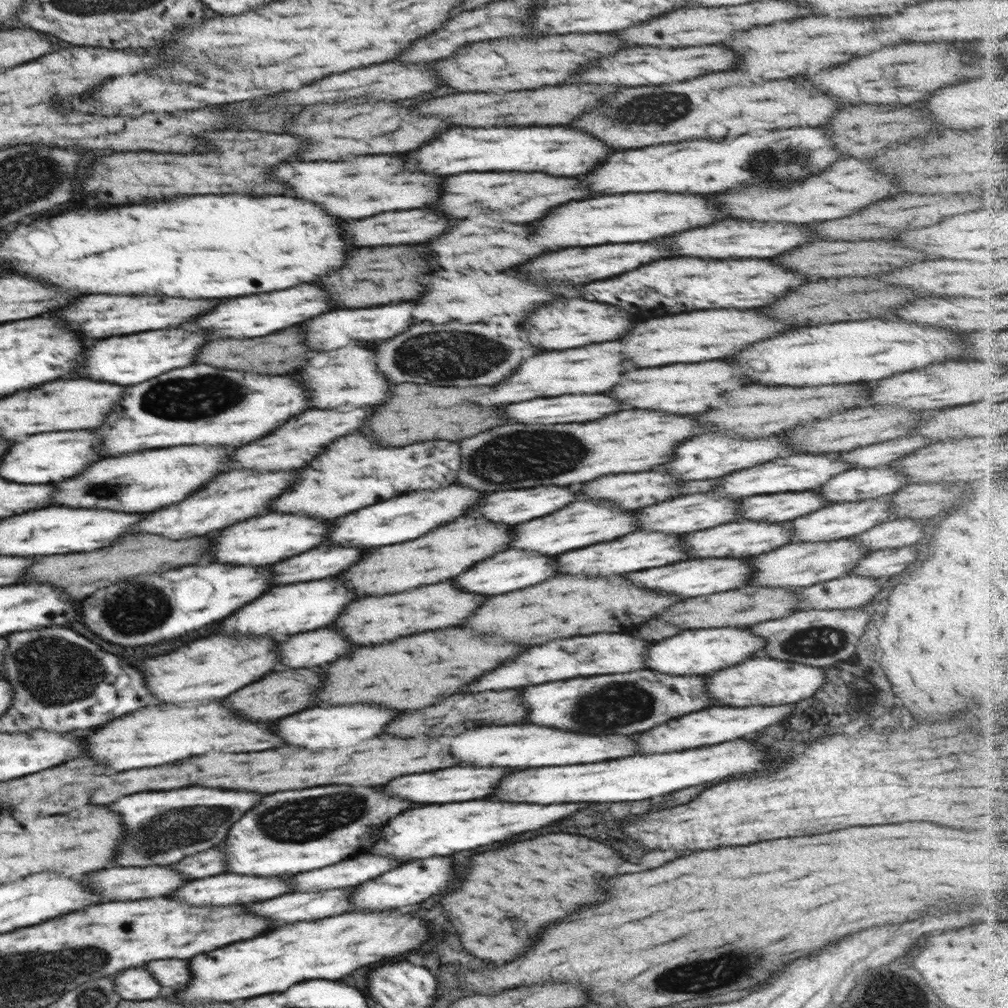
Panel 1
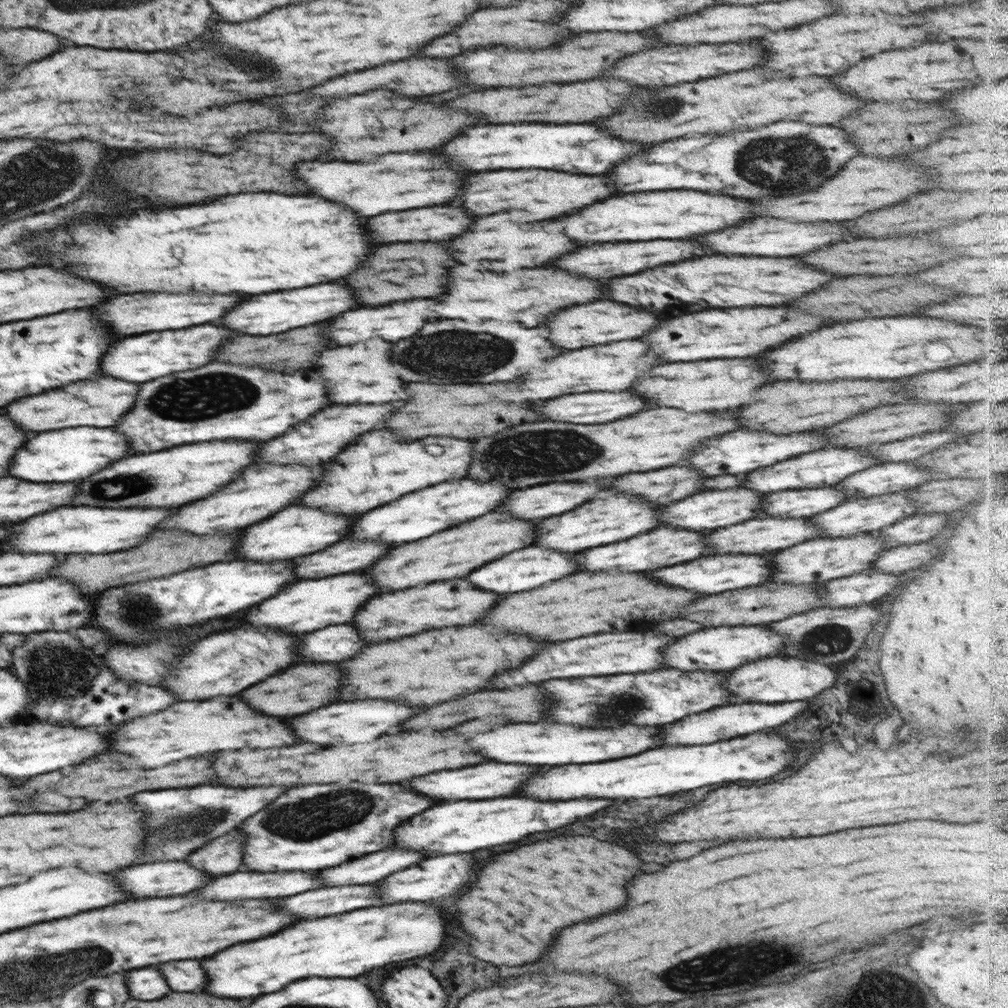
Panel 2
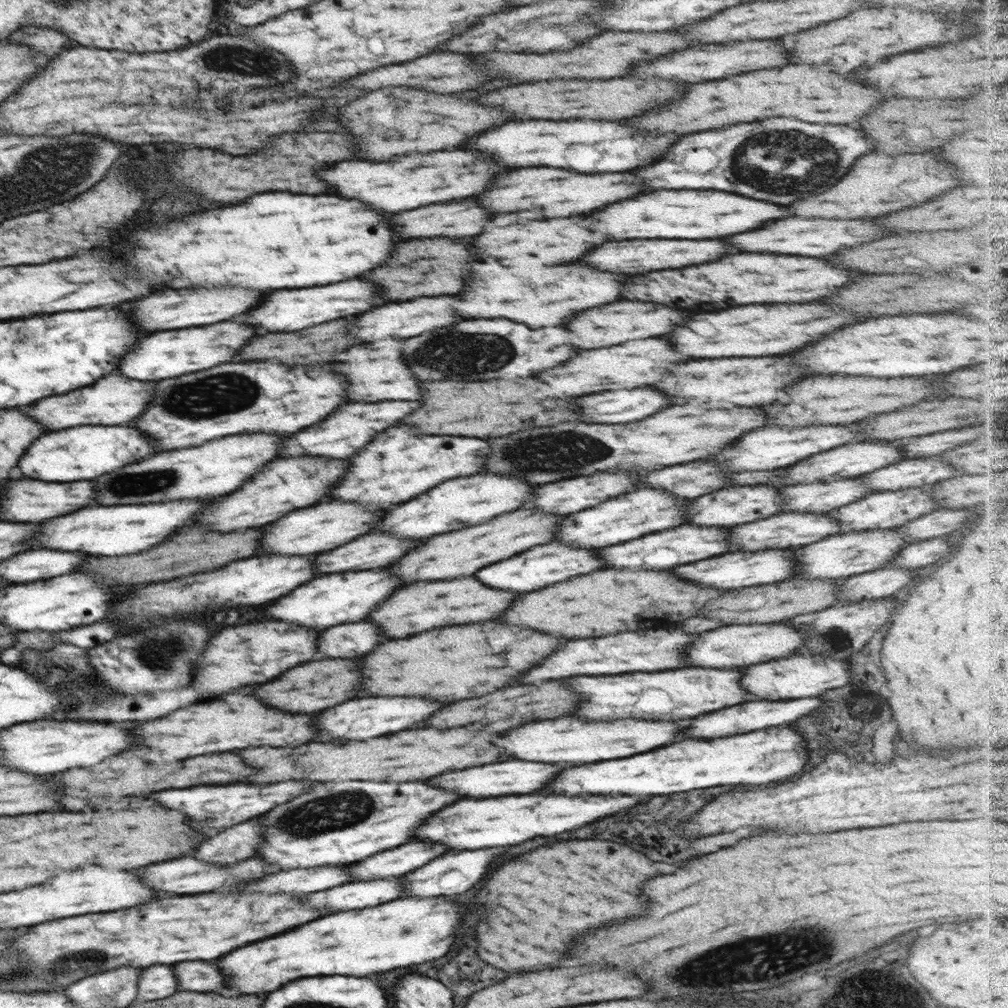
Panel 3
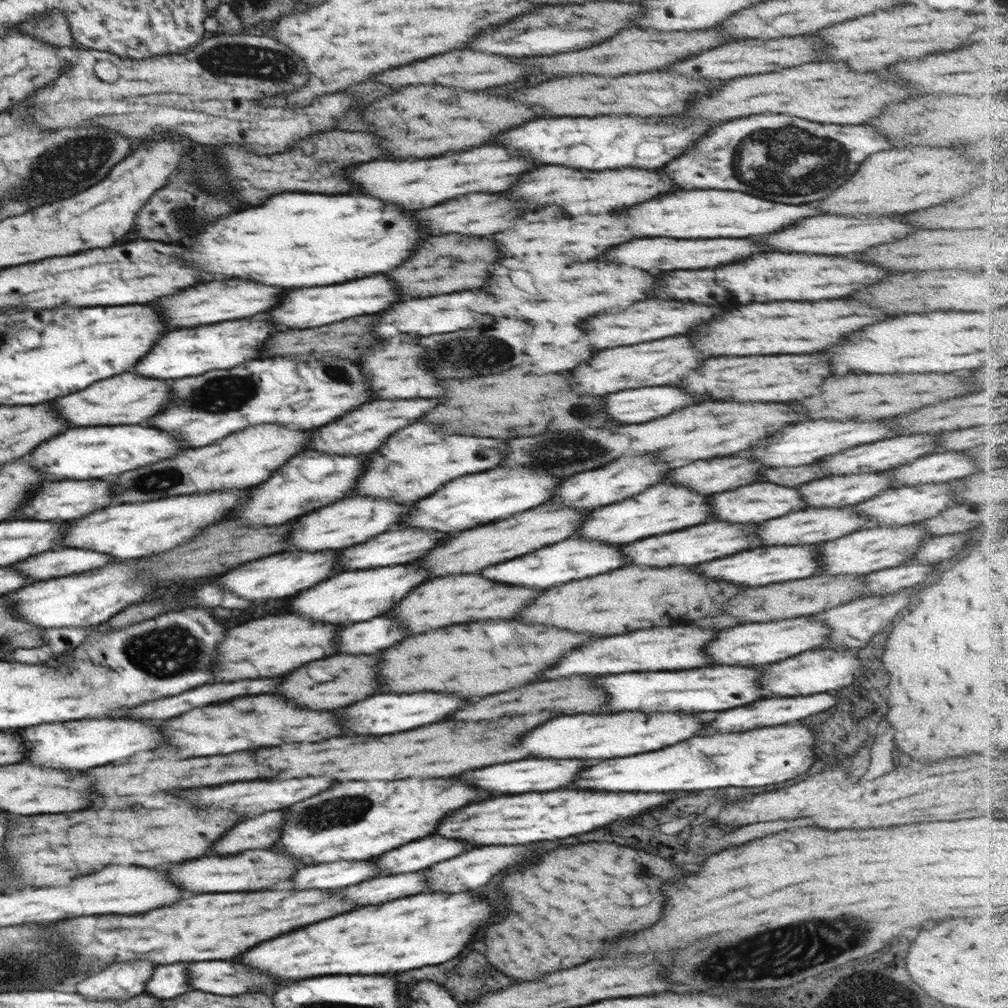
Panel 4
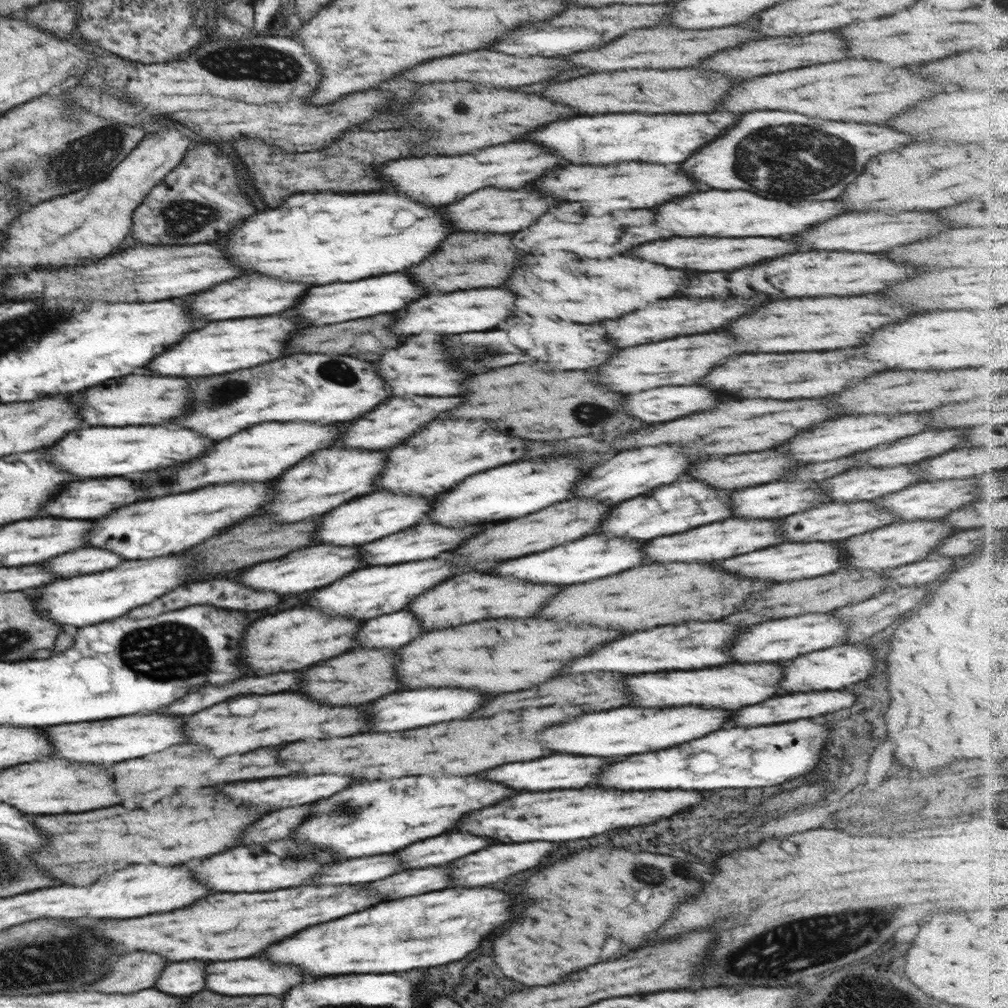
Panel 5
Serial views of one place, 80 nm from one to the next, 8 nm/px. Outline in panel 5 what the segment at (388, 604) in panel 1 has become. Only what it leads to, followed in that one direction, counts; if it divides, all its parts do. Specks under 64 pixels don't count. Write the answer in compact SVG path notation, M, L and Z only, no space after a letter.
M462 574L440 582L436 588L428 590L428 594L420 594L416 602L410 602L406 610L414 612L424 630L450 628L468 624L472 620L490 620L490 618L530 618L534 616L556 592L560 586L546 584L530 584L516 578L488 576L488 574Z

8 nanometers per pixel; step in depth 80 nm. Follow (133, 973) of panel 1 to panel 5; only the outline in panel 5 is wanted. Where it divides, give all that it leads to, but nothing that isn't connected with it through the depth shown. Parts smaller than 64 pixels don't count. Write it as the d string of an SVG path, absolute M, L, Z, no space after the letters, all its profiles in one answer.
M198 960L168 964L154 986L160 992L168 992L172 996L186 996L200 992L204 988L204 966L206 962Z

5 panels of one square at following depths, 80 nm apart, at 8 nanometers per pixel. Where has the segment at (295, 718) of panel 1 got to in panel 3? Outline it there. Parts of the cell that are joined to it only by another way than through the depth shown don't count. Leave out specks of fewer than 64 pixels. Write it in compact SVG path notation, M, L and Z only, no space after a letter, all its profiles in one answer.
M402 696L358 698L358 700L348 700L340 706L334 706L316 714L316 728L320 736L326 740L368 740L368 738L392 734L398 730L414 728L416 724L422 722L422 716L428 718L438 708L442 708L442 704L432 702L432 700L422 700L422 698L402 698Z

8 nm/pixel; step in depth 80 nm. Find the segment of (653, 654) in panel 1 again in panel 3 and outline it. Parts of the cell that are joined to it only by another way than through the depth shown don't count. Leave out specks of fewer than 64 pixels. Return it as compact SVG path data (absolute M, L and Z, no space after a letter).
M766 624L766 626L722 626L710 632L700 634L688 650L684 650L688 664L702 668L738 668L750 666L758 662L768 662L774 658L786 658L800 648L807 637L805 630L794 630L782 624Z

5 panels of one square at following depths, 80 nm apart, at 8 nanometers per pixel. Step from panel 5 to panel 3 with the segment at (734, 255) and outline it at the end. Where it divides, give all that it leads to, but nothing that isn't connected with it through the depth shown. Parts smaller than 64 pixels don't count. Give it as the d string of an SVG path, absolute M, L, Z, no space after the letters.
M622 240L622 242L606 242L596 246L588 256L580 258L584 264L608 270L616 274L640 274L648 270L666 270L666 268L684 268L690 264L704 264L710 260L716 260L724 254L734 254L736 250L720 240L700 240L700 242L688 242L688 240Z

